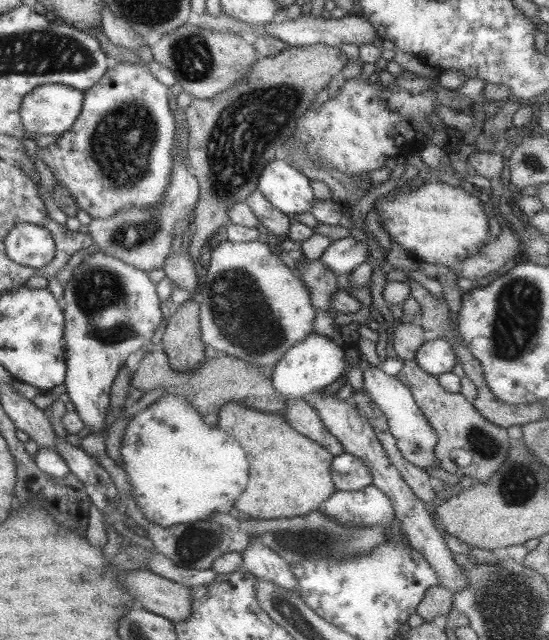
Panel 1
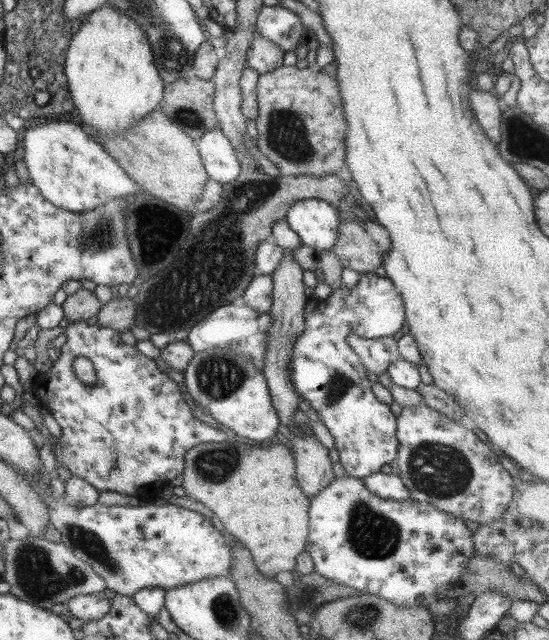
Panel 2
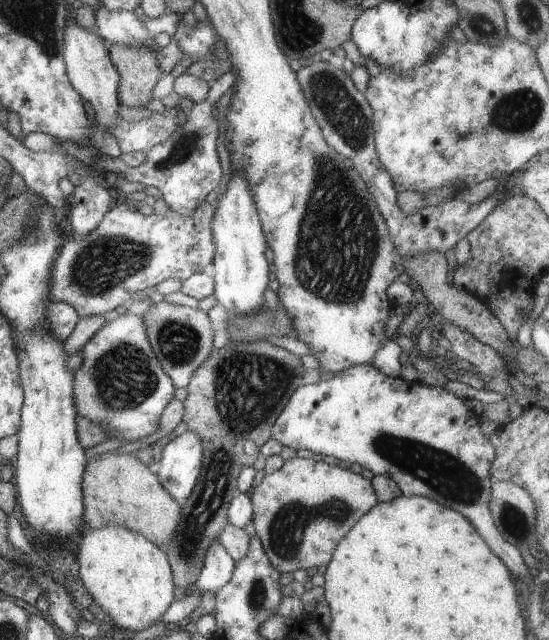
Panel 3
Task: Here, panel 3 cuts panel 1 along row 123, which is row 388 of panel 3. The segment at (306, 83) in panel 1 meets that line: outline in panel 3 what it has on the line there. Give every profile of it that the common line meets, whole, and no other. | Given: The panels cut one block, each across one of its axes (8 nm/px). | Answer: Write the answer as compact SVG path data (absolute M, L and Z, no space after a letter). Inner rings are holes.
M266 341L235 342L229 346L227 344L229 342L221 350L211 352L211 356L193 371L186 386L187 395L182 401L184 409L181 422L185 424L187 431L199 436L203 446L203 460L191 494L181 502L181 516L175 528L175 534L171 536L171 542L165 548L161 546L161 550L165 550L174 585L179 590L188 589L196 581L209 544L216 540L219 531L227 524L227 506L231 498L238 493L236 479L239 472L245 466L255 462L255 458L260 453L259 448L271 436L269 430L279 416L279 412L283 410L293 391L303 385L301 374L305 368L298 355L290 354L283 348Z

